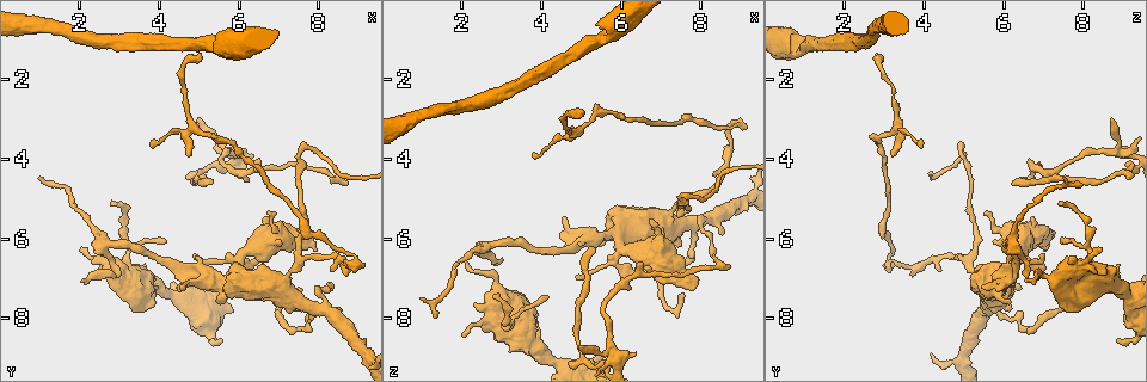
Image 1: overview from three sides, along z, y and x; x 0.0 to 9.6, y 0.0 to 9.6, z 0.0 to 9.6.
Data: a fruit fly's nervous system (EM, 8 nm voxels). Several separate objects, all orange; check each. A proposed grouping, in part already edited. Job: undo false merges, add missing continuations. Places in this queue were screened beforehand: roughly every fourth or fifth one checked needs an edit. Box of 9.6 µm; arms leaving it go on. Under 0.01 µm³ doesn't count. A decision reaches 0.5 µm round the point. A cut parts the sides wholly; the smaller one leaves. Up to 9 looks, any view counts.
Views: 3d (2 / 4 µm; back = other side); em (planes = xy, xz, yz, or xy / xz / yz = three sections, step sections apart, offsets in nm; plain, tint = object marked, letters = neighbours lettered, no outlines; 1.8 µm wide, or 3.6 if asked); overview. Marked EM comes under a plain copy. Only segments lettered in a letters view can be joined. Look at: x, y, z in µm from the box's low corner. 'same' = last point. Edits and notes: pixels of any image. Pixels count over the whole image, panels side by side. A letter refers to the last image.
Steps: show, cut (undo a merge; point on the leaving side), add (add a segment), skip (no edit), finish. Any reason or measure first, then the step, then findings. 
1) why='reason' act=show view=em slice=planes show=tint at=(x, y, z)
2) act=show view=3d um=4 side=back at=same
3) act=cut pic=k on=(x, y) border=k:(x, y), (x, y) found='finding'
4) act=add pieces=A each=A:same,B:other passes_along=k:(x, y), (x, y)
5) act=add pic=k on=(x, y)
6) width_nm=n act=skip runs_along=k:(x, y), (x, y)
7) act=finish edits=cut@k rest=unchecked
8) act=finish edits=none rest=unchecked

why='three arms meet' act=show view=em slice=planes show=letters at=(2.65, 6.20, 6.20)

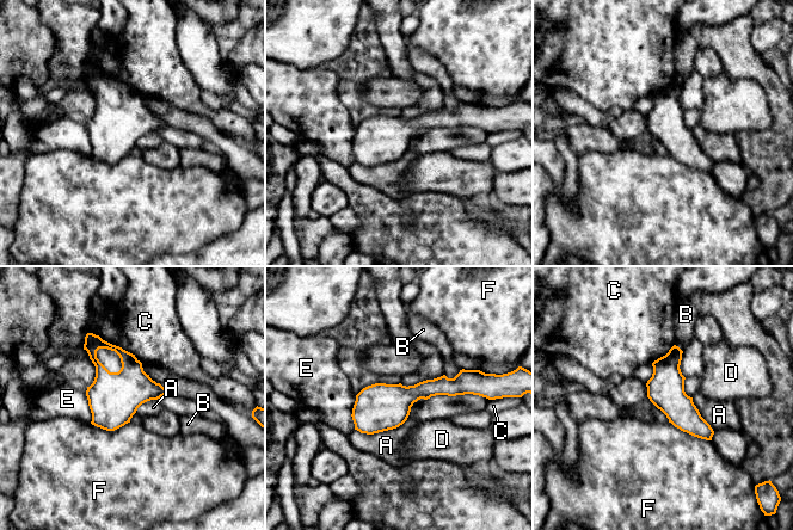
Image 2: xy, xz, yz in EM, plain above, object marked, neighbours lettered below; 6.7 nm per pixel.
width_nm=260 act=skip each=A:other,B:other,C:other,D:other,E:other,F:other border=2:(424, 399), (395, 427), (355, 430) found='one neuron here'

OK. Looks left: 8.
why='thin end' act=show view=em slice=planes show=tint at=(3.80, 3.60, 3.90)

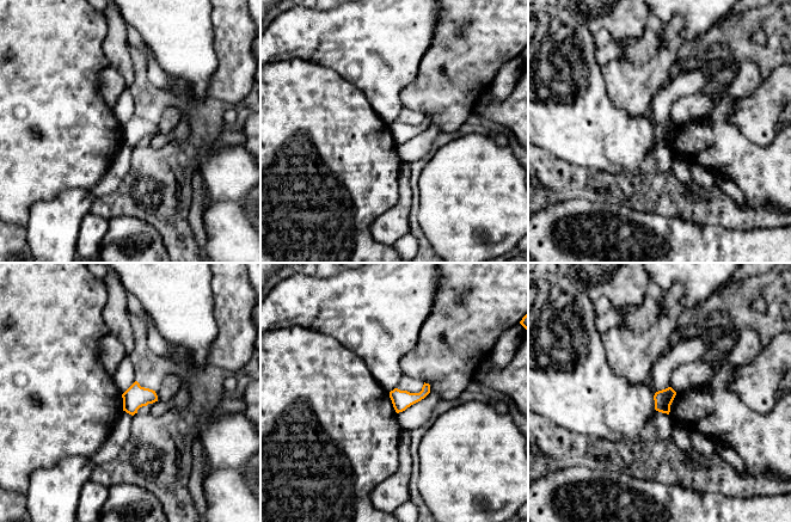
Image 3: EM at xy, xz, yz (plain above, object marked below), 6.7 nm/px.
why='see the neighbours' act=show view=em slice=planes show=letters at=same

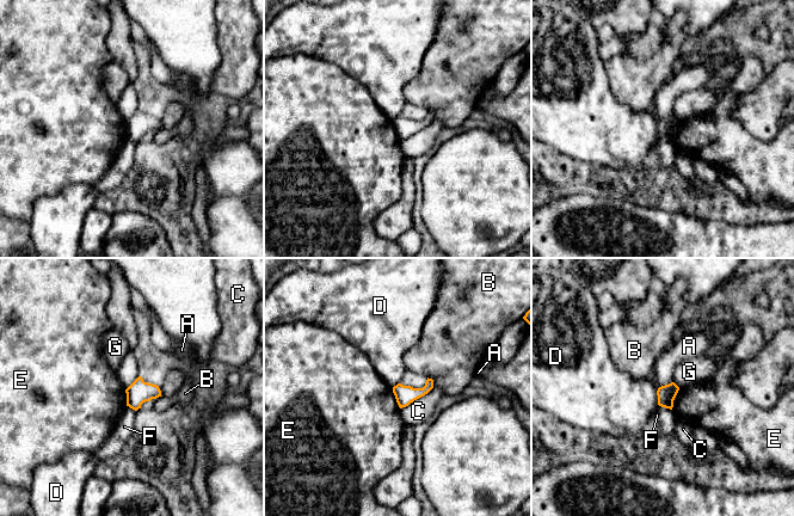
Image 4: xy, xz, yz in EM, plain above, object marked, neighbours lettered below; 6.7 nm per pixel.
width_nm=120 act=skip each=A:other,B:other,C:other,D:other,E:other,F:other,G:other found='none of them fits'

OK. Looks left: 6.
why='end of a long branch' act=show view=em slice=xz step=4 show=letters at=(5.30, 4.55, 6.20)

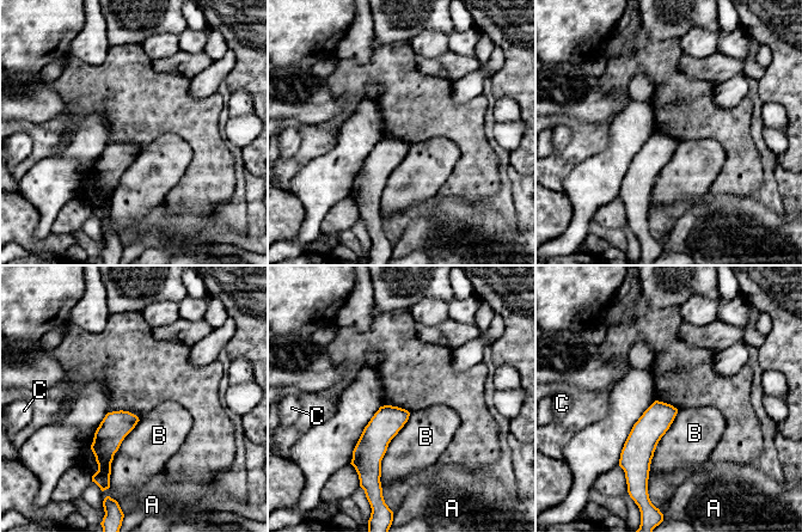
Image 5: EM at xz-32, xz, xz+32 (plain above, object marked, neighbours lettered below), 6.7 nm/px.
why='cut it another way' act=show view=em slice=planes show=letters at=same

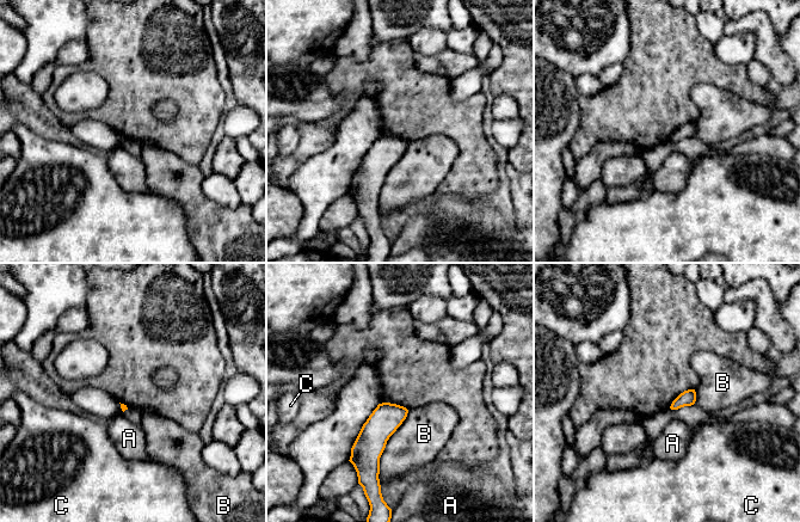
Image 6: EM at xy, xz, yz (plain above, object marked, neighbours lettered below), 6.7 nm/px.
longest_contact=B:500nm act=skip each=A:other,B:other,C:other found='no lettered segment goes on from it'

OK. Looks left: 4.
why='four arms meet' act=show view=em slice=xy step=8 show=tint at=(5.90, 3.80, 8.95)

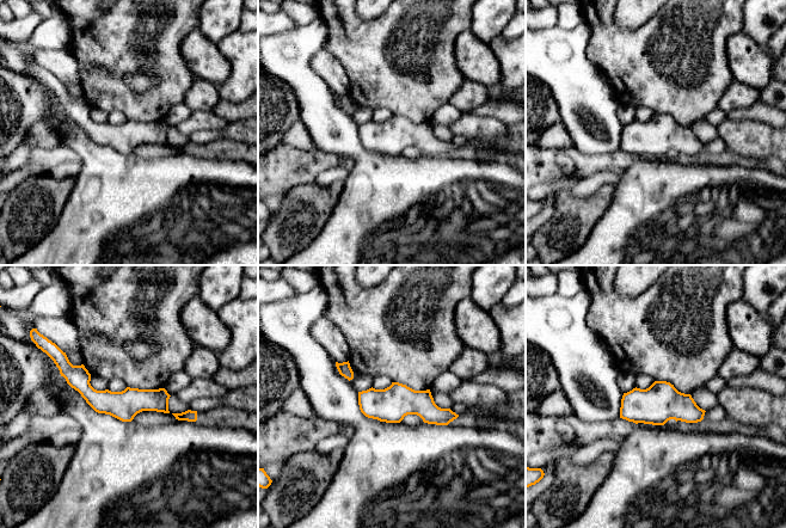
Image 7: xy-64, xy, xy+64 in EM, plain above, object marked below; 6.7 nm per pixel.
why='another direction' act=show view=em slice=planes show=letters at=same

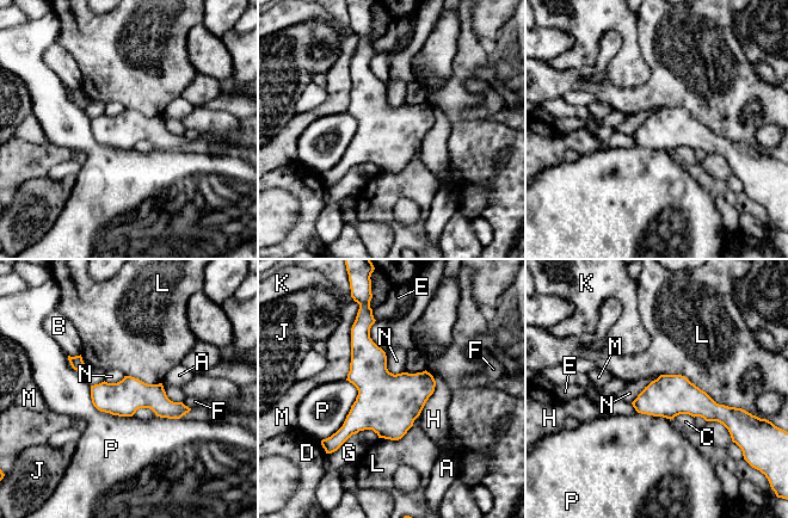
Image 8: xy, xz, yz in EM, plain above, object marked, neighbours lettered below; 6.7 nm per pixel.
act=skip each=A:other,B:other,C:other,D:other,E:other,F:other,G:other,H:other,J:other,K:other,L:other,M:other,N:other,P:other found='continuous, no second neuron'

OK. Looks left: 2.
act=finish edits=none rest=unchecked

